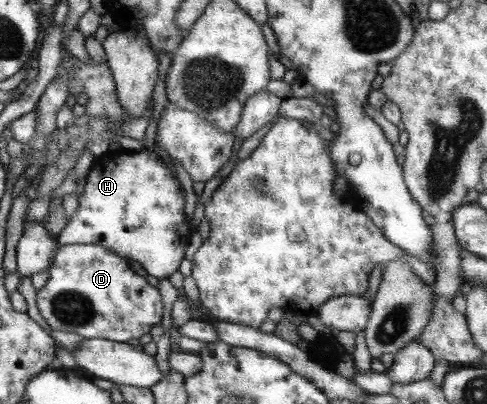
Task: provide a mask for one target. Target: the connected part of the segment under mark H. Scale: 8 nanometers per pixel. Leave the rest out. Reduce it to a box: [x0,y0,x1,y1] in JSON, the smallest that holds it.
[57,148,191,279]

